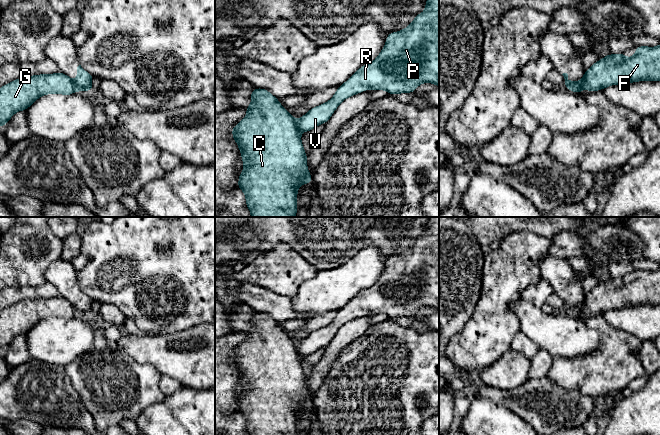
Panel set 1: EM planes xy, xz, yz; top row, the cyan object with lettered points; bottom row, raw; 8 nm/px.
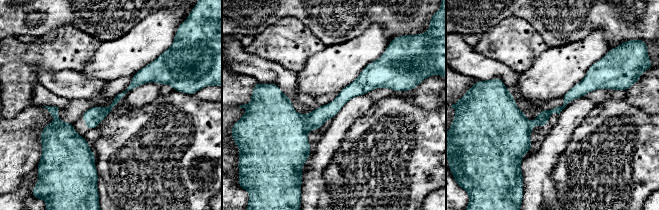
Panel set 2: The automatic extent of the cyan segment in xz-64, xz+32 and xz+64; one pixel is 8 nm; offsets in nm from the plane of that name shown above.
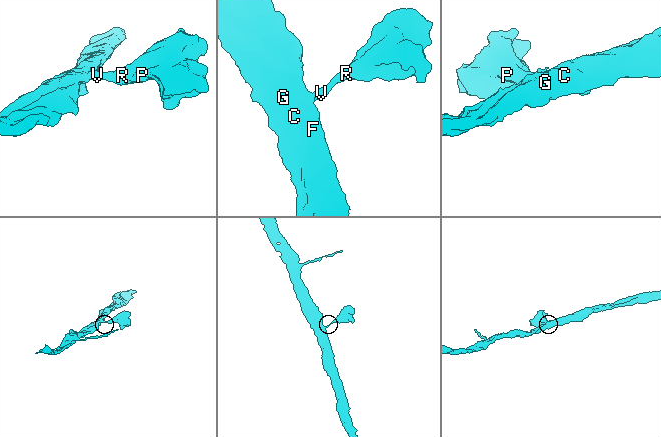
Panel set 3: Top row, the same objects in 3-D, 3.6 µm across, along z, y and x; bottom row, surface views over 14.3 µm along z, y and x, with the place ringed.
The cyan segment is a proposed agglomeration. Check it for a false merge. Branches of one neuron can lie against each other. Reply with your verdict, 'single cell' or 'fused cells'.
fused cells

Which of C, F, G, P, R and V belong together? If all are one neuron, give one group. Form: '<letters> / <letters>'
C F G / P R V

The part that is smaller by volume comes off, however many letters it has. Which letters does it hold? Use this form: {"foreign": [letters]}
{"foreign": ["P", "R", "V"]}

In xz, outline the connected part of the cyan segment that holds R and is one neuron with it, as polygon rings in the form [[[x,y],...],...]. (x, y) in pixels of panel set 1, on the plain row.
[[[429,217],[425,235],[403,254],[389,257],[376,283],[337,311],[329,325],[298,343],[298,352],[306,357],[327,347],[341,326],[364,314],[410,318],[422,307],[439,311],[439,217]]]

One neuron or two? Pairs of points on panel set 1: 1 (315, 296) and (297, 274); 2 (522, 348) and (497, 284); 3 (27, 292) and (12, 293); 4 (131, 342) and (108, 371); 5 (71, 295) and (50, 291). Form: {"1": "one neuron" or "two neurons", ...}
{"1": "two neurons", "2": "two neurons", "3": "one neuron", "4": "two neurons", "5": "two neurons"}

